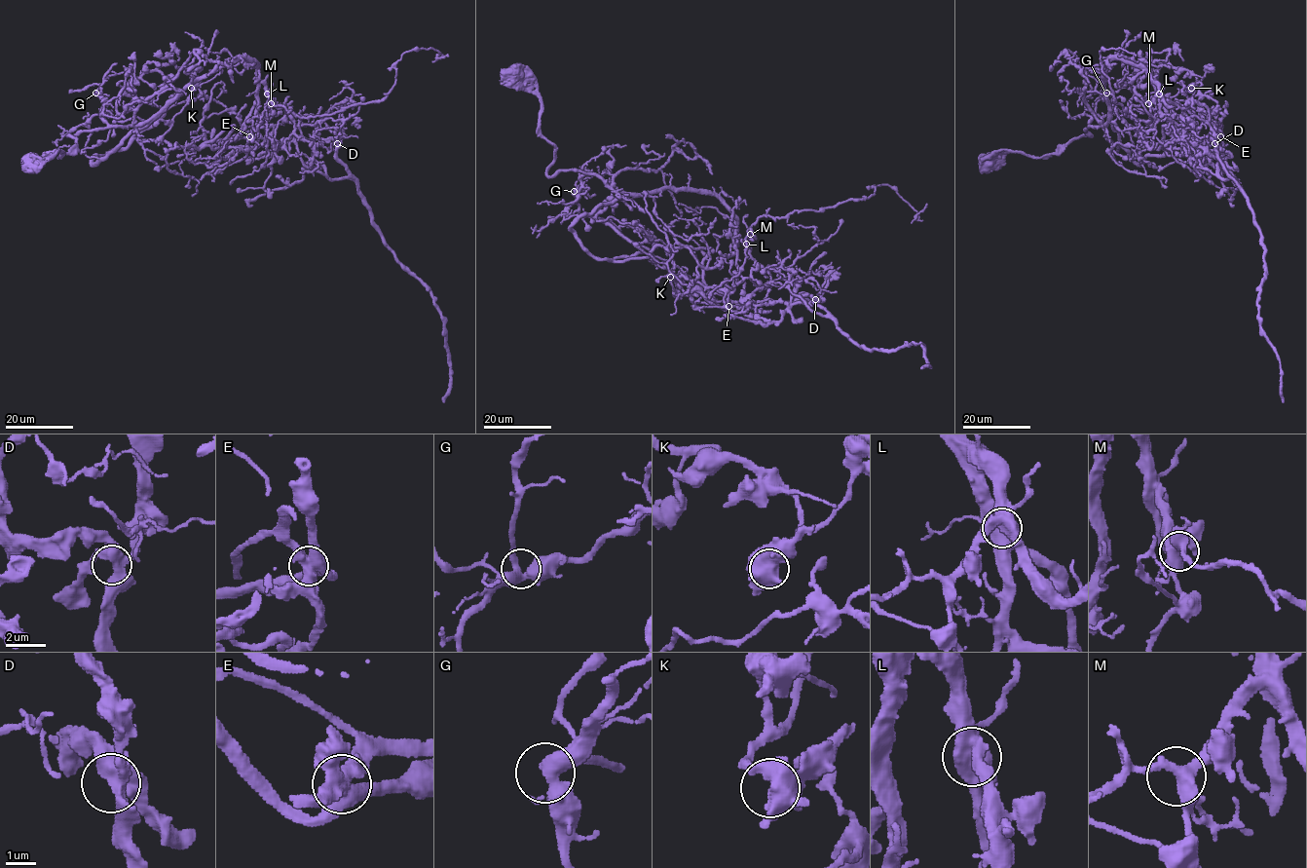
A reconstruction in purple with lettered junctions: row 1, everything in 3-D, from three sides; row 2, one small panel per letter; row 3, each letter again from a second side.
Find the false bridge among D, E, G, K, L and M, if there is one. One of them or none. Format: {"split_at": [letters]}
{"split_at": ["E"]}

